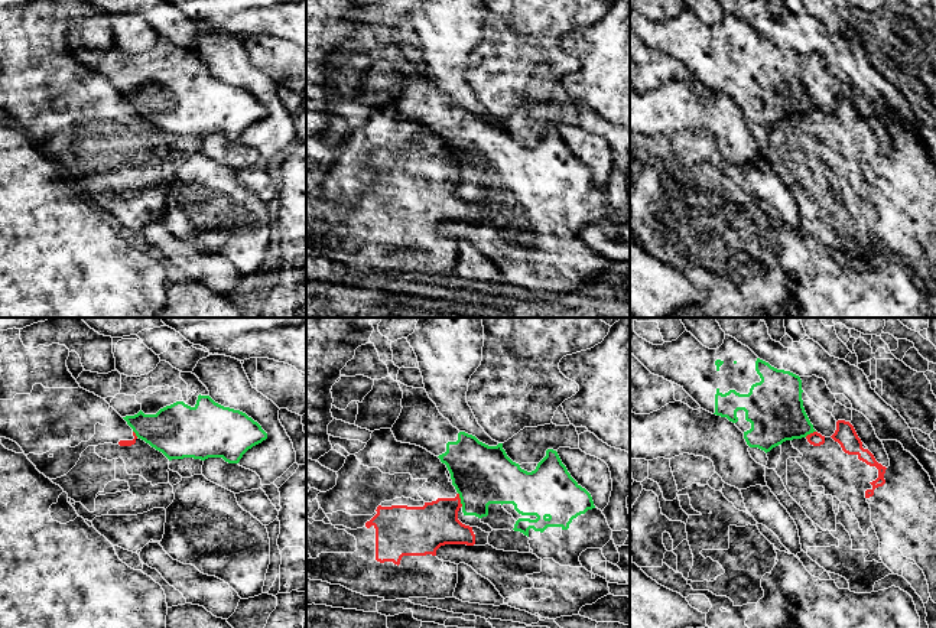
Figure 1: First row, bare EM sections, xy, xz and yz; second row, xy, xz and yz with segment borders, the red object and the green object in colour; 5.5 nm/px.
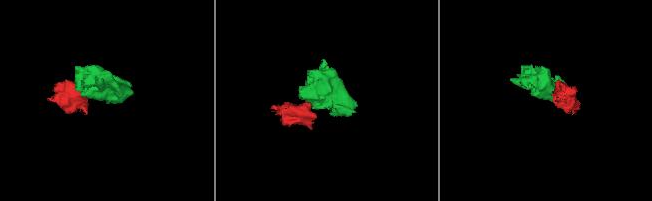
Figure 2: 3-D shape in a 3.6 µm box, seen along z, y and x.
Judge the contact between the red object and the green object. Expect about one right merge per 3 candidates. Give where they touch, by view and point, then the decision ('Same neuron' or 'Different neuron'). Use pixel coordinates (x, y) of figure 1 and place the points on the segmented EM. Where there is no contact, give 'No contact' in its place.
Touches red at xz (460, 500). Different neuron

